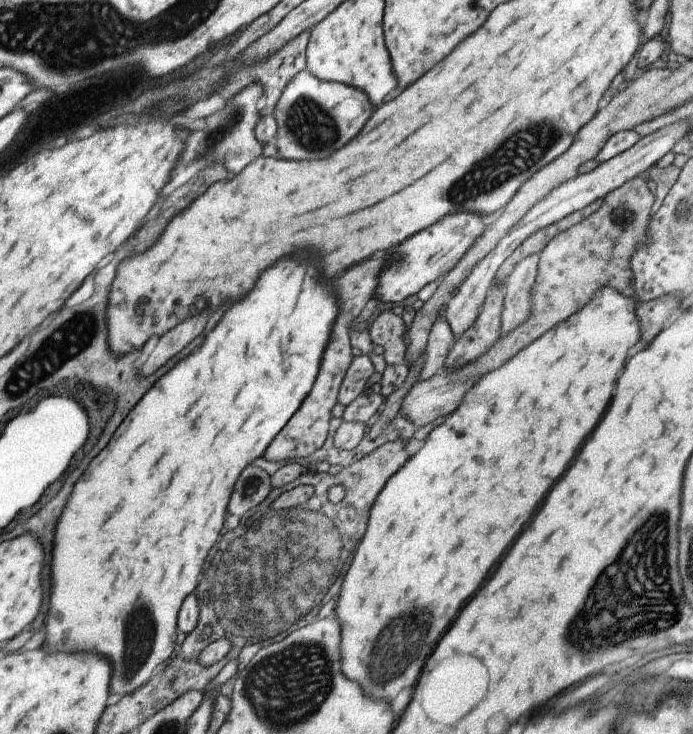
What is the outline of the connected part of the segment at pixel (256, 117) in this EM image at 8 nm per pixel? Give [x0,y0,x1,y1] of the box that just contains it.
[176,82,264,174]

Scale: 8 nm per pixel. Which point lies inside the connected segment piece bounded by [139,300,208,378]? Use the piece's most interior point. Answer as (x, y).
(174, 341)

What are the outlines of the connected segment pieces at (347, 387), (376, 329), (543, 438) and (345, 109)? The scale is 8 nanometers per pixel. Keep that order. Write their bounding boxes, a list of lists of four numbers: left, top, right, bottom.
[[337,354,377,406],[369,309,408,365],[334,287,641,702],[273,71,372,160]]

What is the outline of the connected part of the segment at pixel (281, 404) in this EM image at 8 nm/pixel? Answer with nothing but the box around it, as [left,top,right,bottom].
[44,254,336,696]

